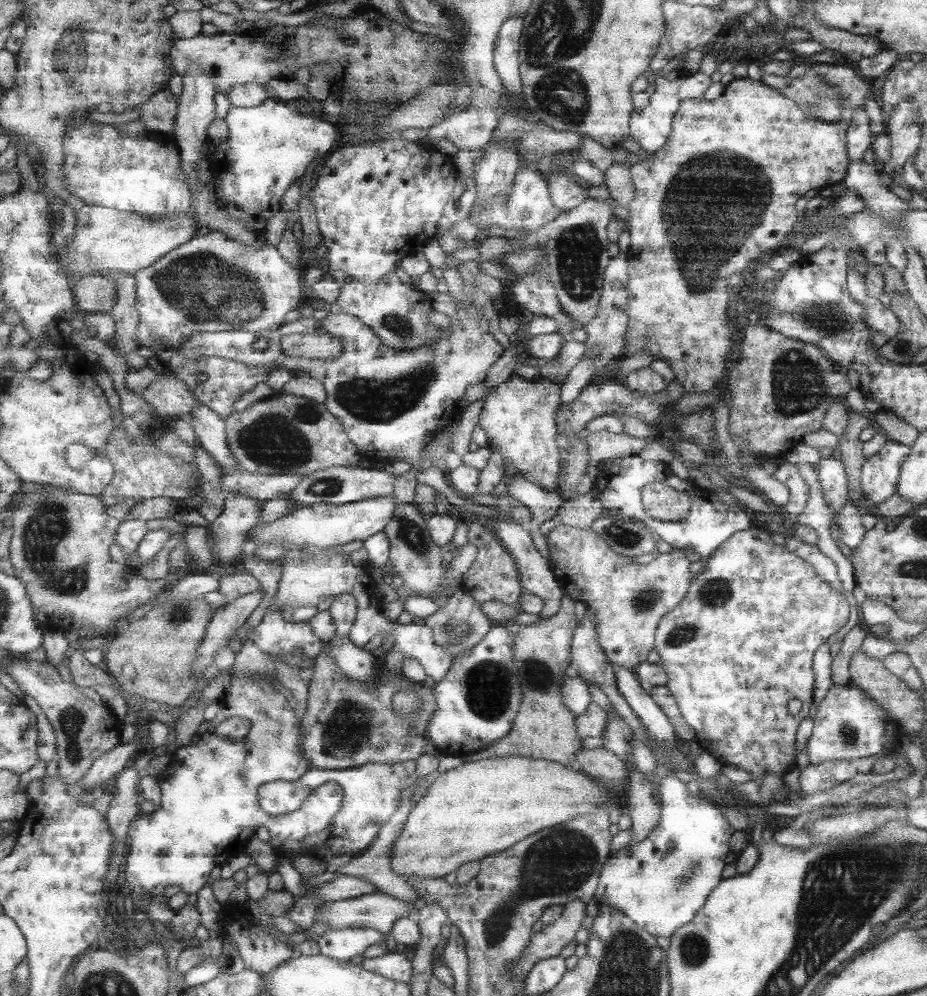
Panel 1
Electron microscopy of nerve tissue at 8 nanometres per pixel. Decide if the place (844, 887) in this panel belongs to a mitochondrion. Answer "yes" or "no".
yes

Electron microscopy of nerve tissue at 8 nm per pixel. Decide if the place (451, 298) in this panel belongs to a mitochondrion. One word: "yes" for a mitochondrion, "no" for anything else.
no

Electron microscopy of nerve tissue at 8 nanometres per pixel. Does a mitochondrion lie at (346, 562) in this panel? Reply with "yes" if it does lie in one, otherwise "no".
no

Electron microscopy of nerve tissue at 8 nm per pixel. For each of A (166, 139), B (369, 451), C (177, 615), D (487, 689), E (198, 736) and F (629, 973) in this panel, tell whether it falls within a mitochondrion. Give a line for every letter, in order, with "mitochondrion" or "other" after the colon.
A: other
B: other
C: mitochondrion
D: mitochondrion
E: other
F: mitochondrion

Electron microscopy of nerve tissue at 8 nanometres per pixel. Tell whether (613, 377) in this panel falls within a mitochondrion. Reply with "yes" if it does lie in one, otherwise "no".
no

